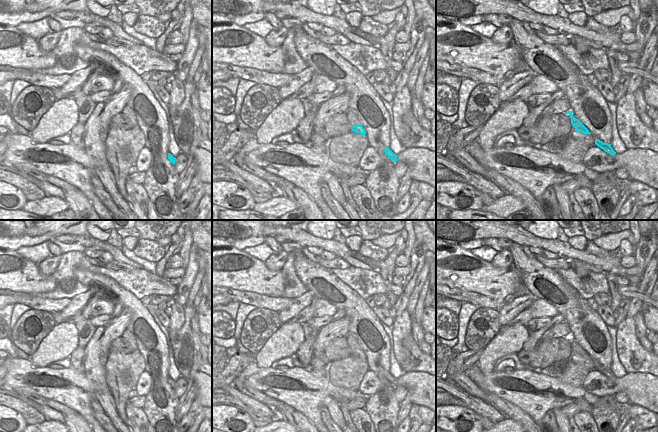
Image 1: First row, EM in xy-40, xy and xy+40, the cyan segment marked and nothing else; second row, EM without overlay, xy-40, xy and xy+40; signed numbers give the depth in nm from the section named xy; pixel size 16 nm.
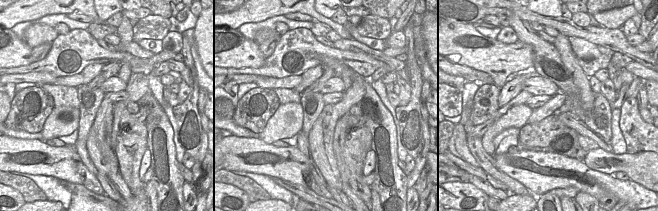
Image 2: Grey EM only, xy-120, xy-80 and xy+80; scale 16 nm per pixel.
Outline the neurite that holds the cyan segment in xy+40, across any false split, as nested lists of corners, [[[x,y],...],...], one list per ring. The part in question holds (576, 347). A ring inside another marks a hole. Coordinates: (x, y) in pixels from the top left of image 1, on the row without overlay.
[[[572,335],[566,336],[566,338],[568,338],[571,342],[571,348],[576,353],[575,355],[580,355],[583,358],[591,358],[579,343],[573,341],[572,337],[573,337]]]

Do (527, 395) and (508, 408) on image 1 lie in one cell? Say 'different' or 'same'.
different

